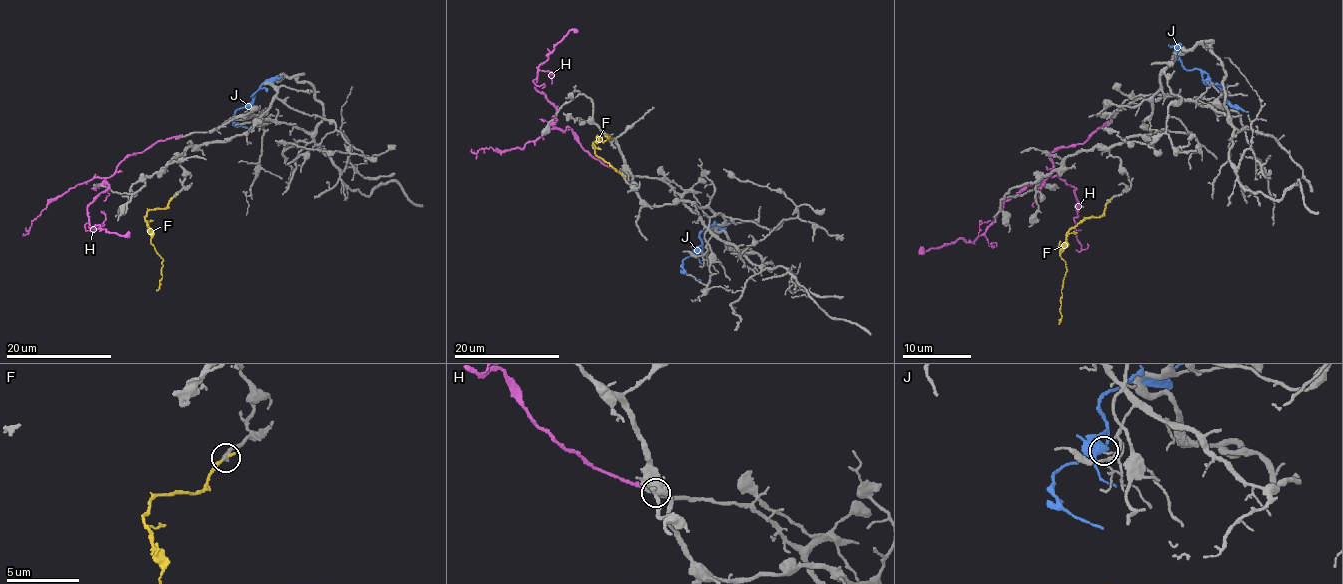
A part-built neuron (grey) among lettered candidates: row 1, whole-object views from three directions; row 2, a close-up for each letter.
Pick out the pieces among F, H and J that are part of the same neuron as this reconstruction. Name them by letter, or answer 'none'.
none

